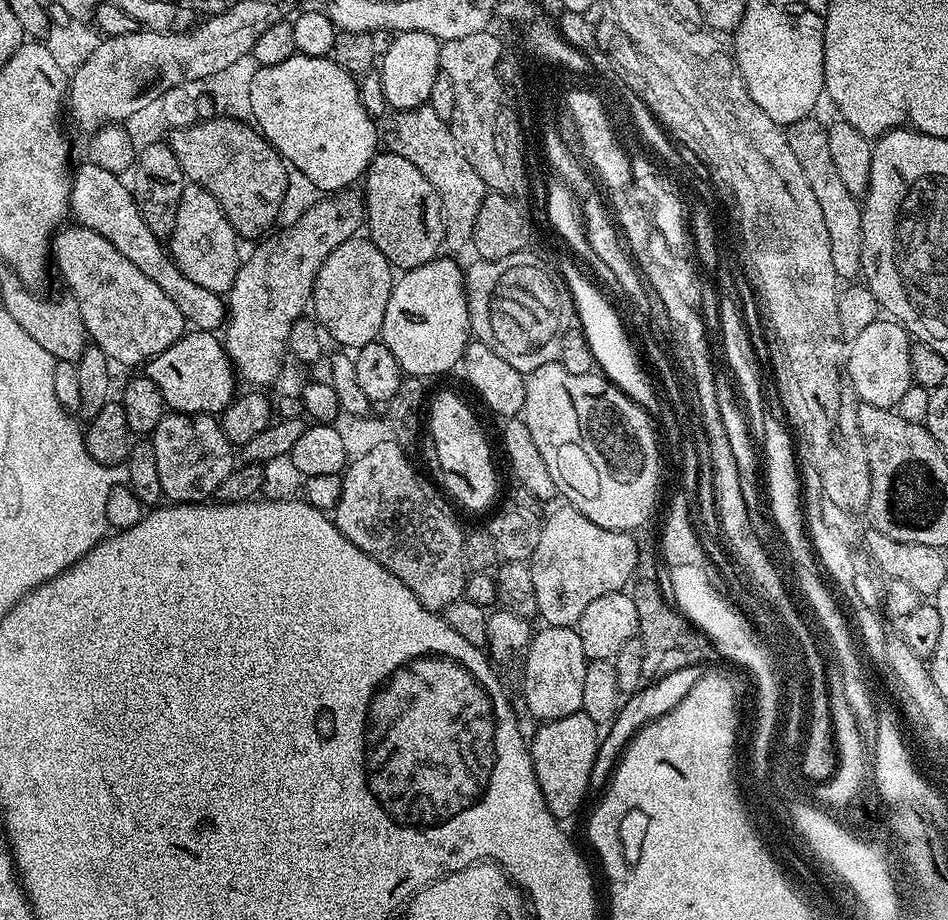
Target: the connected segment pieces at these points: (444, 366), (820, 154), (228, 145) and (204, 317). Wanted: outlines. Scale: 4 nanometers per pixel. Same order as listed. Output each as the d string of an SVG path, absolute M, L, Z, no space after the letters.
M437 258L407 269L392 285L379 339L388 347L405 377L440 376L459 365L472 336L463 267Z
M809 118L806 120L799 120L793 124L787 125L788 141L790 142L790 150L794 150L794 155L798 157L798 162L802 166L802 174L806 174L806 182L810 182L810 190L814 190L814 198L818 198L818 207L822 209L822 218L826 218L826 231L830 234L830 258L834 262L834 270L837 277L844 278L844 276L852 276L848 278L856 278L861 275L860 263L862 262L862 218L860 213L862 211L862 204L857 197L852 196L846 190L845 183L841 181L841 177L837 173L837 167L834 166L833 159L830 158L829 143L827 142L828 129L824 124L820 125L816 118Z
M223 114L217 115L213 119L201 119L199 122L191 124L189 128L173 128L171 129L170 135L172 137L167 137L166 143L174 150L174 158L178 158L178 166L182 166L185 177L199 188L208 189L211 196L218 202L218 206L222 206L222 210L226 214L226 218L236 232L237 237L244 239L245 236L248 240L253 239L252 241L263 237L269 231L267 228L279 218L280 207L284 204L284 195L288 192L288 172L290 173L290 168L285 161L280 159L279 152L260 135L259 131L251 123L245 122L243 119L231 119Z
M90 160L85 161L77 171L75 169L70 178L69 200L69 211L71 217L76 218L75 223L101 234L102 238L106 238L120 254L125 255L141 270L150 282L157 283L193 329L203 332L221 329L227 317L225 299L217 292L194 284L178 270L163 243L151 233L150 226L143 221L129 185L121 180L117 173L108 171Z

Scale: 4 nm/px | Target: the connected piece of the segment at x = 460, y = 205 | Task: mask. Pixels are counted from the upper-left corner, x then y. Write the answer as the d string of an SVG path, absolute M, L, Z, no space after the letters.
M409 108L397 111L393 116L396 117L388 128L387 151L402 154L406 162L414 162L414 166L418 166L418 170L426 174L426 182L434 186L442 202L444 248L452 252L458 251L459 248L467 249L472 243L475 219L478 218L479 208L486 195L486 187L482 178L478 178L478 170L474 170L470 162L466 162L449 121L438 118L432 108Z

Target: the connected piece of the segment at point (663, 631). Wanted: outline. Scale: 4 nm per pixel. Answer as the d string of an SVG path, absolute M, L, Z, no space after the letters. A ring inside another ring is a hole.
M638 580L631 585L630 595L634 598L634 607L638 610L638 635L644 649L644 668L648 675L655 678L664 675L669 662L674 670L704 666L708 660L708 652L710 653L708 637L699 628L695 628L683 612L673 607L663 587L660 589L652 580ZM668 656L672 656L672 661L668 661Z

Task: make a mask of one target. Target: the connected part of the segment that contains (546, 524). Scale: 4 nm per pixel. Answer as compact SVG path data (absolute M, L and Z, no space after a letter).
M563 507L554 509L548 520L546 516L541 526L538 550L534 550L530 561L534 578L534 598L538 598L538 616L550 628L575 628L586 606L590 606L594 598L627 589L633 579L632 571L636 568L636 536L631 531L603 529L602 526L590 522L576 508Z

